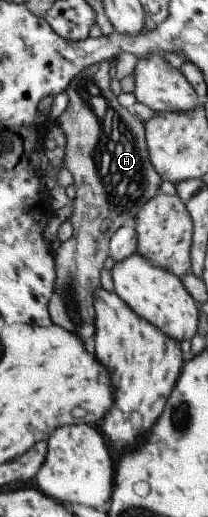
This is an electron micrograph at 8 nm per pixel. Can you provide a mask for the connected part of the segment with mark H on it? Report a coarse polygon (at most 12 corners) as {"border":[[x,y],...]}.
{"border":[[111,61],[56,120],[76,195],[47,313],[86,351],[110,237],[160,192]]}

